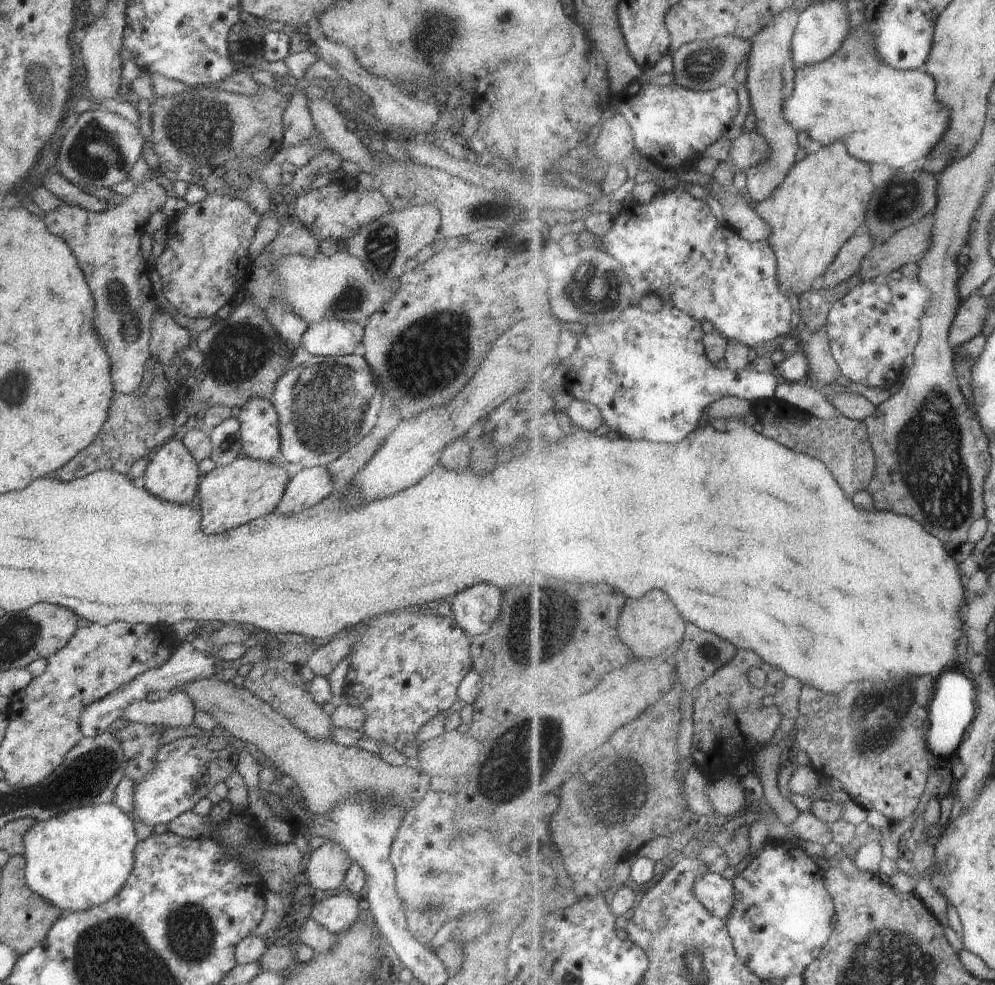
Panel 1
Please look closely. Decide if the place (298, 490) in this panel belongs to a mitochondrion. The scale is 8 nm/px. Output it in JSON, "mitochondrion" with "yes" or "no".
{"mitochondrion":"no"}

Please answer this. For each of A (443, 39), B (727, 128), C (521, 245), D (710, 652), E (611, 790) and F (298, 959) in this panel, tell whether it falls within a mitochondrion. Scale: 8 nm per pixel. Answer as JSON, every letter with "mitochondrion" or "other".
{"A":"mitochondrion","B":"other","C":"other","D":"mitochondrion","E":"mitochondrion","F":"other"}

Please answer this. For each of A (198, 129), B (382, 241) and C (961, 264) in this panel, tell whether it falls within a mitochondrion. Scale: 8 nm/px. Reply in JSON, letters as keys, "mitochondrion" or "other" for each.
{"A":"mitochondrion","B":"mitochondrion","C":"other"}

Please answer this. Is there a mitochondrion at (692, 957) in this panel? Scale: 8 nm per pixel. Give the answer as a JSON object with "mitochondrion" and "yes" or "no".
{"mitochondrion":"yes"}

